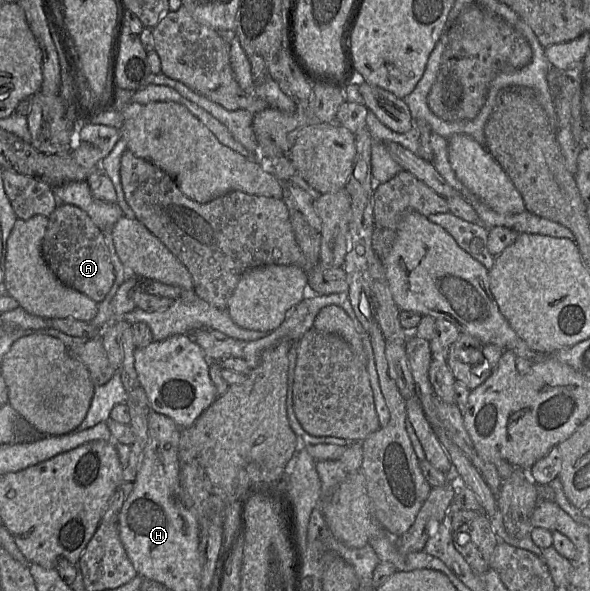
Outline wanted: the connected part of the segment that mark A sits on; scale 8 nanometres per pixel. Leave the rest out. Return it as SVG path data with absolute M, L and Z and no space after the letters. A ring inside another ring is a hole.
M60 204L48 216L42 255L56 277L65 285L101 302L111 289L115 273L104 236L89 215L71 204Z

